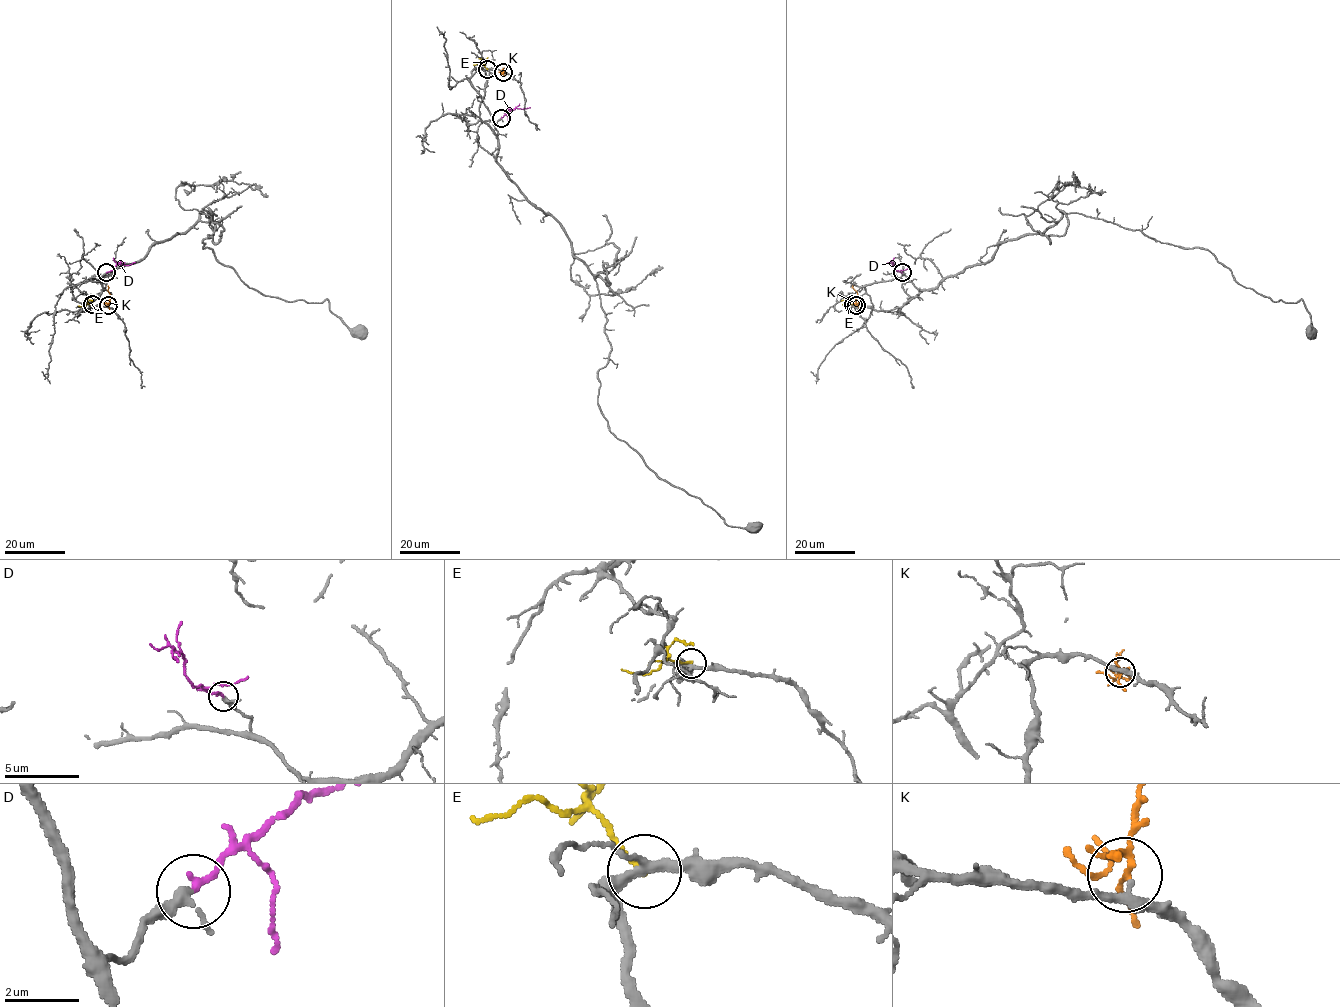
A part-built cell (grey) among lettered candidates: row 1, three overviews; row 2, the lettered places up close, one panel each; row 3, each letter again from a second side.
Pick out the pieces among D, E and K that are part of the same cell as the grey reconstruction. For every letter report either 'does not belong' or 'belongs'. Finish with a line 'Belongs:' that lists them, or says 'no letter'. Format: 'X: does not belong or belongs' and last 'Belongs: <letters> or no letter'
D: belongs
E: does not belong
K: does not belong
Belongs: D

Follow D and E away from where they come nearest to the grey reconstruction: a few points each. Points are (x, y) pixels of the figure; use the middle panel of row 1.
D: (501, 118), (516, 108), (530, 107)
E: (487, 69), (478, 63), (473, 64)

